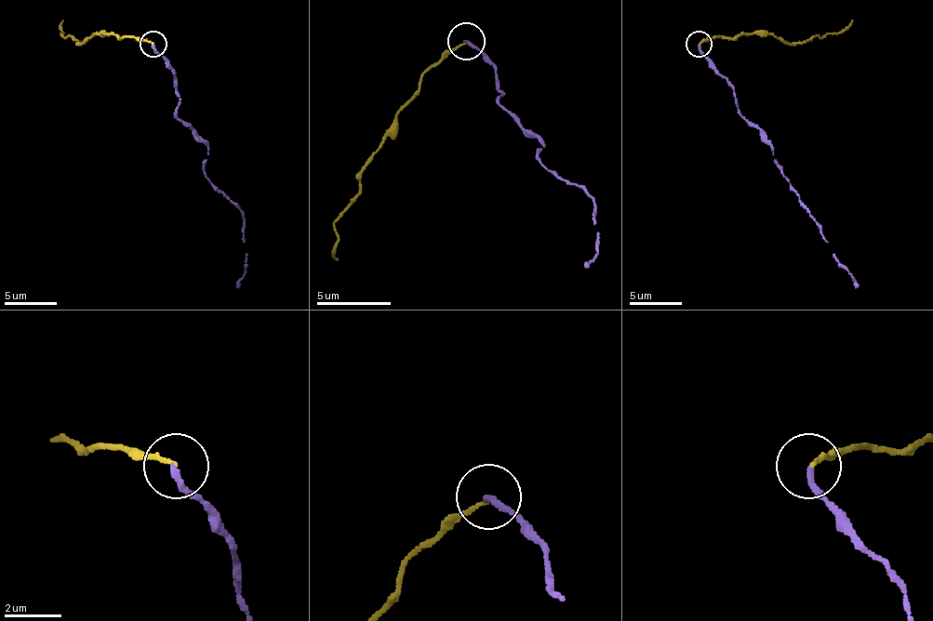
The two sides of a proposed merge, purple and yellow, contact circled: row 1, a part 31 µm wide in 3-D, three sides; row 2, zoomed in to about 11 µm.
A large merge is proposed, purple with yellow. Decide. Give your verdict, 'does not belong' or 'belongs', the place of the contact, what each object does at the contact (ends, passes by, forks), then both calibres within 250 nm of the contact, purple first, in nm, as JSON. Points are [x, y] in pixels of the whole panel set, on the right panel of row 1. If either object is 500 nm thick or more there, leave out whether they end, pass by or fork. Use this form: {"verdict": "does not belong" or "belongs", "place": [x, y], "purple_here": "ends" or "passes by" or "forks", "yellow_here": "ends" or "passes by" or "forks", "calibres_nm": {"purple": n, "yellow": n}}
{"verdict": "does not belong", "place": [699, 44], "purple_here": "ends", "yellow_here": "ends", "calibres_nm": {"purple": 240, "yellow": 130}}

